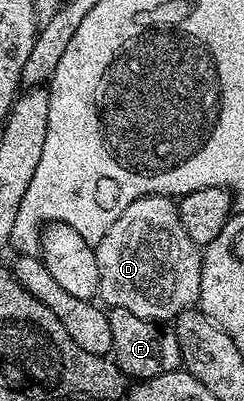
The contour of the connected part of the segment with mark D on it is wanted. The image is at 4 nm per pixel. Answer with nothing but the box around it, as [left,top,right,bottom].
[94,196,203,322]

